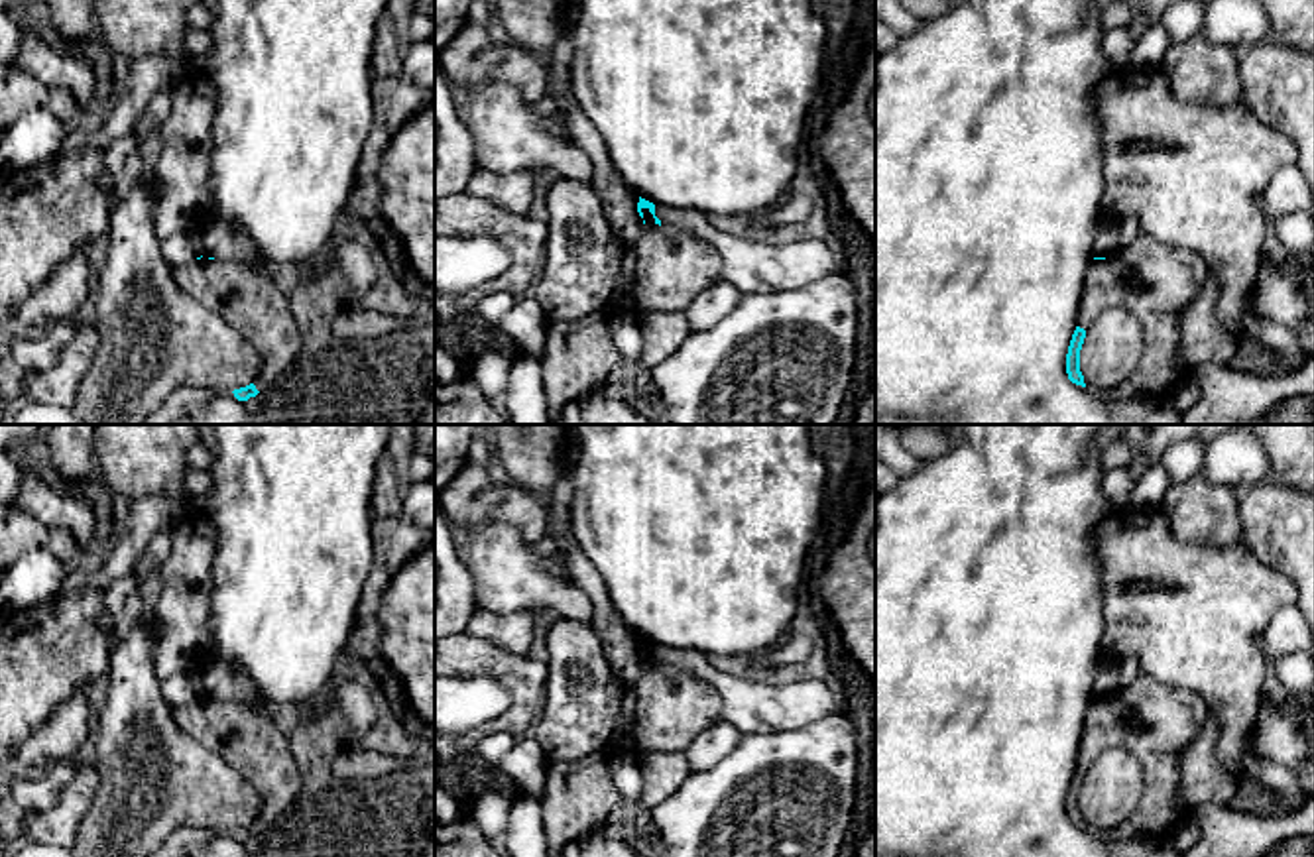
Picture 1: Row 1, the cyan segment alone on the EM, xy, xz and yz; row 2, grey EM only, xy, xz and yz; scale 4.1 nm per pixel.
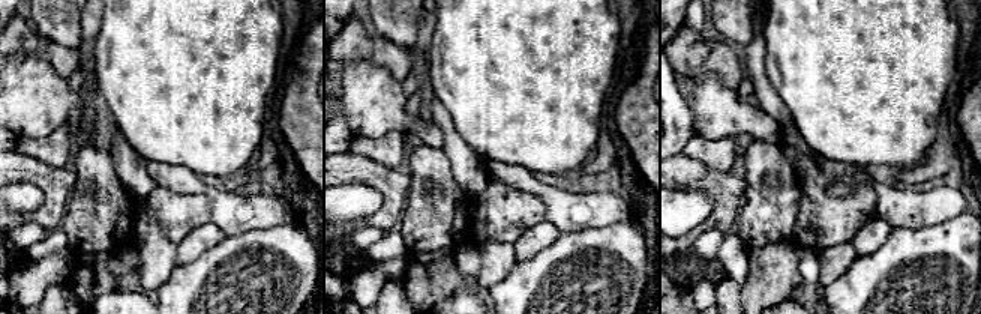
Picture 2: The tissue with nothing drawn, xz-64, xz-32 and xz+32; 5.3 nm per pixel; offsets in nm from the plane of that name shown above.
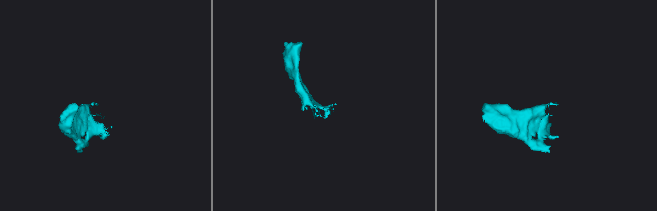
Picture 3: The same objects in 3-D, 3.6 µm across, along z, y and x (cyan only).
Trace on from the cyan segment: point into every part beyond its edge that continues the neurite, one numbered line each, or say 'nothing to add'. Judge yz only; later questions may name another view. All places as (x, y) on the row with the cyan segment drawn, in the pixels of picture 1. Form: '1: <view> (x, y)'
1: yz (1171, 278)

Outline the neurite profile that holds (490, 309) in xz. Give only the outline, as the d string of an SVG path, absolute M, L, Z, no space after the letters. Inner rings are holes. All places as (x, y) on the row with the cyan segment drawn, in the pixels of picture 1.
M496 291L482 297L474 311L474 320L498 328L502 316L515 305L517 297L508 291Z

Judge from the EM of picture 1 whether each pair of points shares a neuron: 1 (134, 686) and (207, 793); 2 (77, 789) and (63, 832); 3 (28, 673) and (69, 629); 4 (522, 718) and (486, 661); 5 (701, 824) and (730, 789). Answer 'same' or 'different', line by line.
1: same
2: same
3: same
4: same
5: same

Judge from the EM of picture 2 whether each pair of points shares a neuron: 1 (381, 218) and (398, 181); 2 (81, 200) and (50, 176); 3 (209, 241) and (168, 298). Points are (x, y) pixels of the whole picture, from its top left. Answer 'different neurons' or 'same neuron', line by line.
1: same neuron
2: different neurons
3: different neurons

